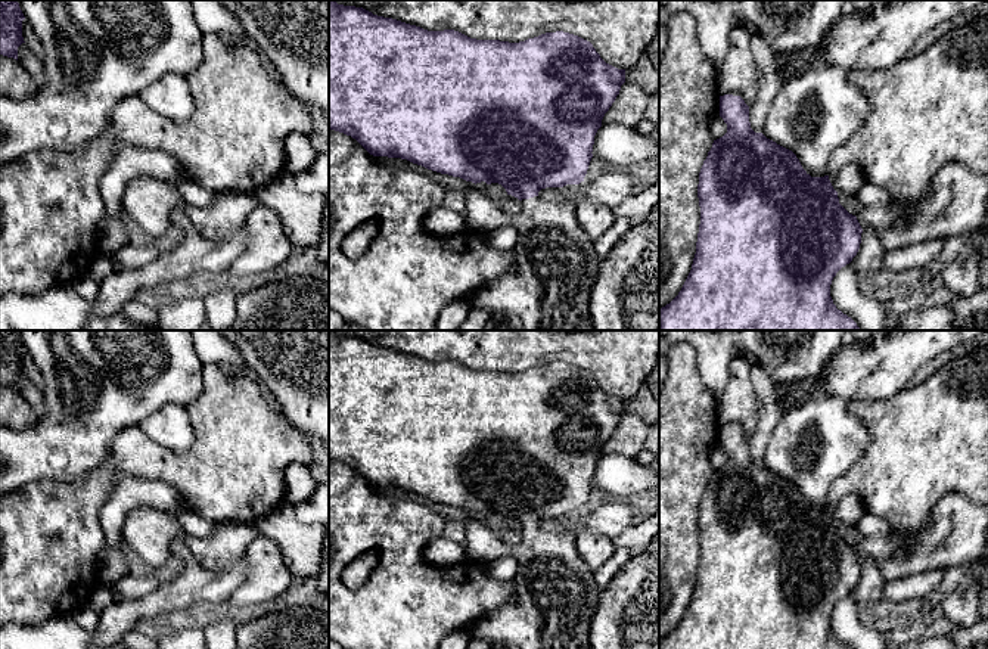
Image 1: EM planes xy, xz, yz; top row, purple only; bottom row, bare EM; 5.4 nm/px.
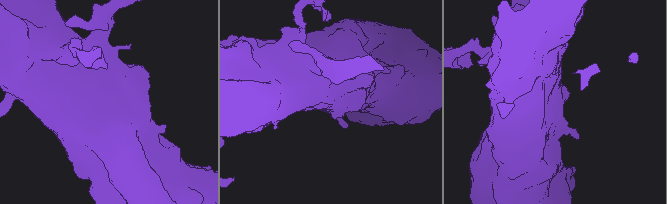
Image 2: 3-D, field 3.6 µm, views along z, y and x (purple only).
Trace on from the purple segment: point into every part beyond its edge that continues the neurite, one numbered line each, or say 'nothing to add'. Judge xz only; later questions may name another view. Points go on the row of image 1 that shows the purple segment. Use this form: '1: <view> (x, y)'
1: xz (555, 266)

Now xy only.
nothing to add

